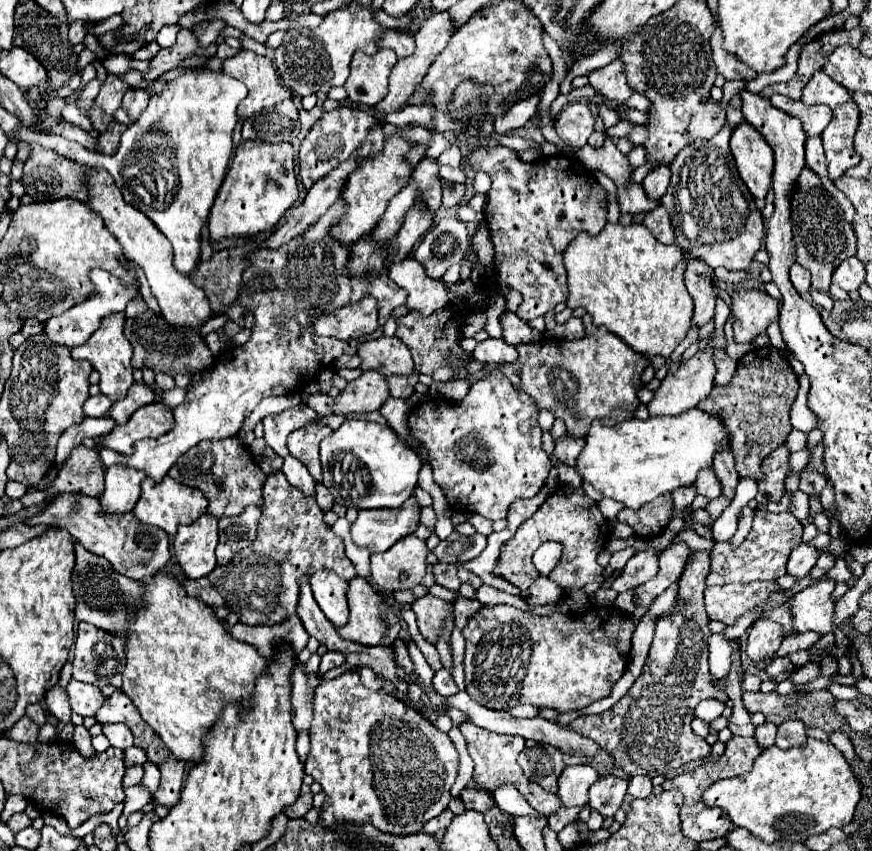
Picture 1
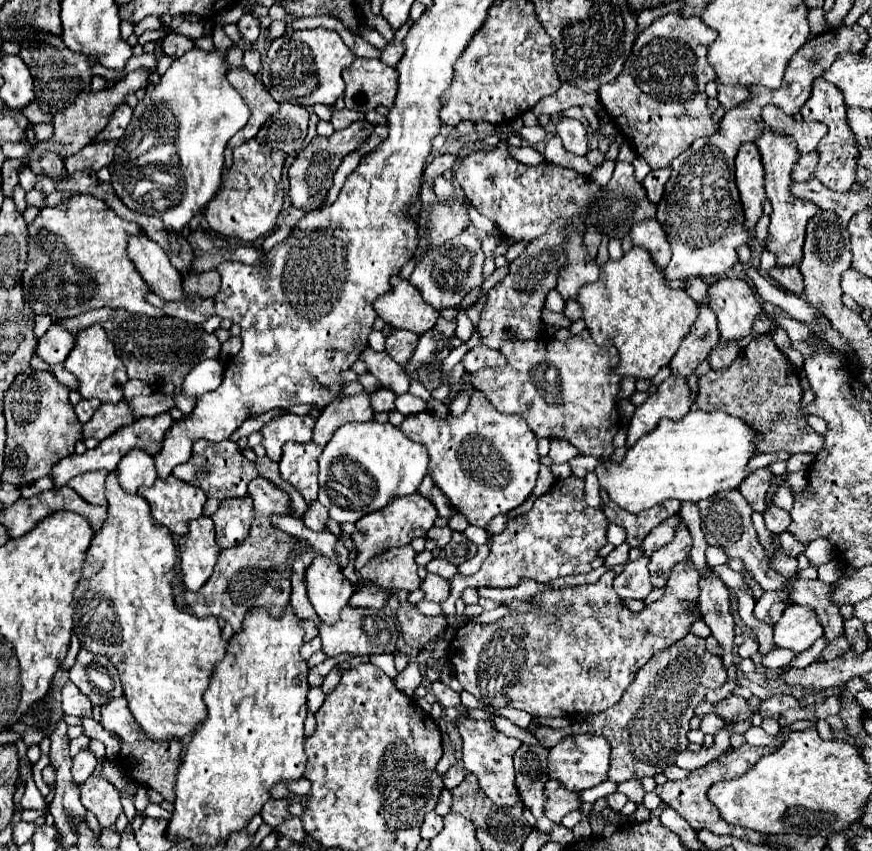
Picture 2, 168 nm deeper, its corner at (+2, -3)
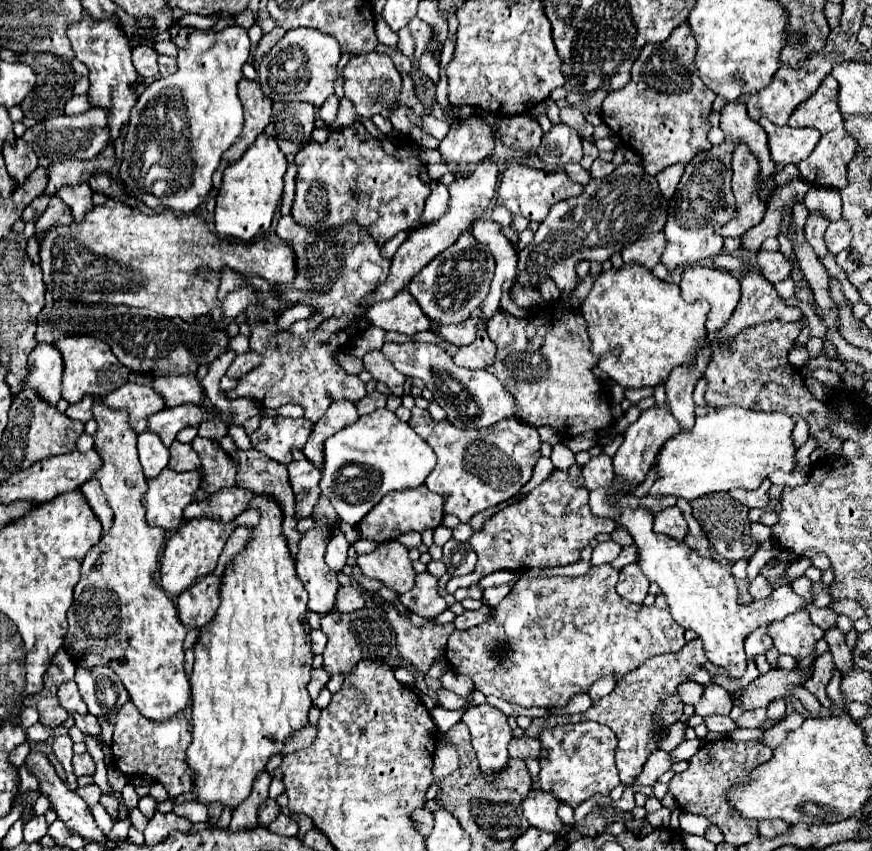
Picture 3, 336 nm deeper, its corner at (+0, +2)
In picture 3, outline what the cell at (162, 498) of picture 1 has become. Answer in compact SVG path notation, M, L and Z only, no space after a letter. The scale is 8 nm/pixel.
M165 468L155 480L147 480L147 486L145 508L149 526L179 530L185 522L183 510L193 502L193 494L199 490L199 472L175 472Z

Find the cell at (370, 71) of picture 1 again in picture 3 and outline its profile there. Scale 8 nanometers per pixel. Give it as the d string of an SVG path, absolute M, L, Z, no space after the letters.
M369 52L369 54L359 54L359 56L351 58L349 64L343 68L343 78L345 78L345 82L343 82L345 98L349 98L355 104L359 116L371 118L375 114L389 112L399 102L401 78L399 78L399 72L397 72L393 60L387 54Z

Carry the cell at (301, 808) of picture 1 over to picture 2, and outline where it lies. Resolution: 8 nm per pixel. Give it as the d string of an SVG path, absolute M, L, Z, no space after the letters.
M271 799L271 801L267 801L265 805L263 805L263 809L261 809L261 817L263 817L263 823L267 823L269 827L279 827L283 821L285 821L285 817L289 815L289 811L287 811L287 805L289 805L289 801L287 799Z

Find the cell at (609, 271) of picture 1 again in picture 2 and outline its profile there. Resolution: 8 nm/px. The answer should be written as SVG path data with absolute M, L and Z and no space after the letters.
M633 247L621 261L607 261L599 279L581 287L577 303L583 309L591 339L597 345L609 341L617 347L621 361L613 371L633 379L651 379L659 369L667 367L699 313L699 305L685 291L665 285L649 253L641 247Z

